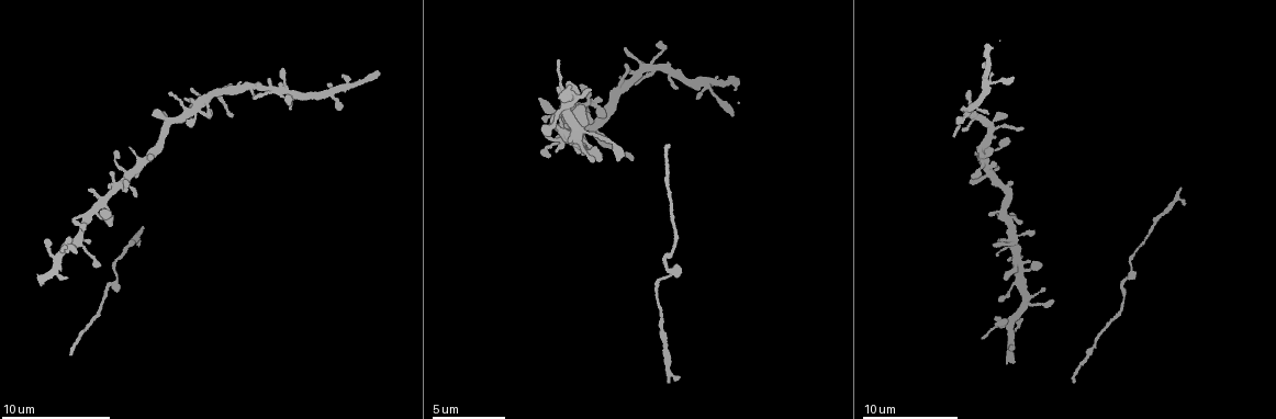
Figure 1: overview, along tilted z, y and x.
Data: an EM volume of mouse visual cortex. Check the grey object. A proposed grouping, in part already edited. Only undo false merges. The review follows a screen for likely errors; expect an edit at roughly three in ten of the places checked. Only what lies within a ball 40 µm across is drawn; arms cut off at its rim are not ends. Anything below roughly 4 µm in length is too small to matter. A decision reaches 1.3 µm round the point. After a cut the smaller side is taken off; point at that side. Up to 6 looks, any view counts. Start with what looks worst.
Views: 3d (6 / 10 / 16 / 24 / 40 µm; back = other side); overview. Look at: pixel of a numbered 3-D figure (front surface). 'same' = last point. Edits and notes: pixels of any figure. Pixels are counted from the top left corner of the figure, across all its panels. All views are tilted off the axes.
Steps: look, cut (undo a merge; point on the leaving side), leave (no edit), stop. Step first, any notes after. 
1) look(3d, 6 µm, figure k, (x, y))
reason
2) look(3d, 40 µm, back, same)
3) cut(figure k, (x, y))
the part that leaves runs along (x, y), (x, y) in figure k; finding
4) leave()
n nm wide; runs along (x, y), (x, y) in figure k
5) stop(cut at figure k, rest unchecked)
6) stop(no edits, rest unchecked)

look(3d, 6 µm, figure 1, (583, 130))
four or more arms meet

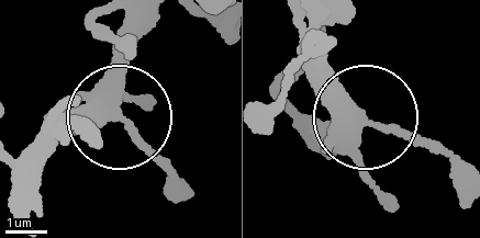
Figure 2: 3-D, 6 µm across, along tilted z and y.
look(3d, 6 µm, back, figure 2, (113, 114))

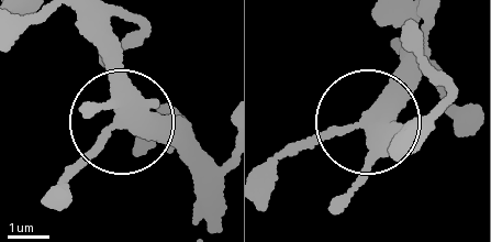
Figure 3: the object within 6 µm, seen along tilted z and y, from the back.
leave()
4 arms; runs along (78, 22), (102, 53), (124, 116), (203, 171) in figure 3; continuous, no second cell

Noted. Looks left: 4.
look(3d, 6 µm, figure 1, (1130, 269))
two arms in line, one across

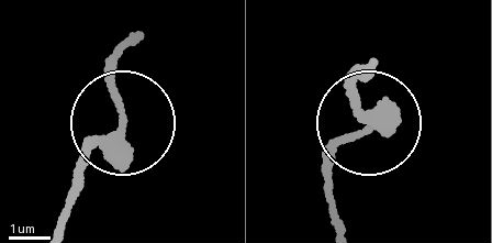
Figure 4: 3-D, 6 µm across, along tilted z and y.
leave()
continuous, no second cell

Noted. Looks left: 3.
look(3d, 16 µm, figure 1, (987, 142))
side arm on a straight run

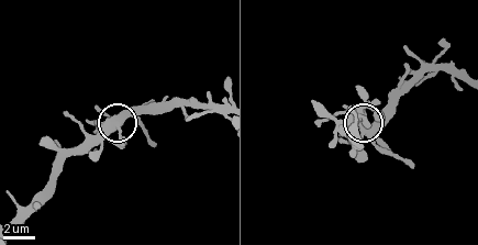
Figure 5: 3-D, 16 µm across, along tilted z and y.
leave()
3 arms; one cell here

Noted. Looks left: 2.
stop(no edits, rest unchecked)

